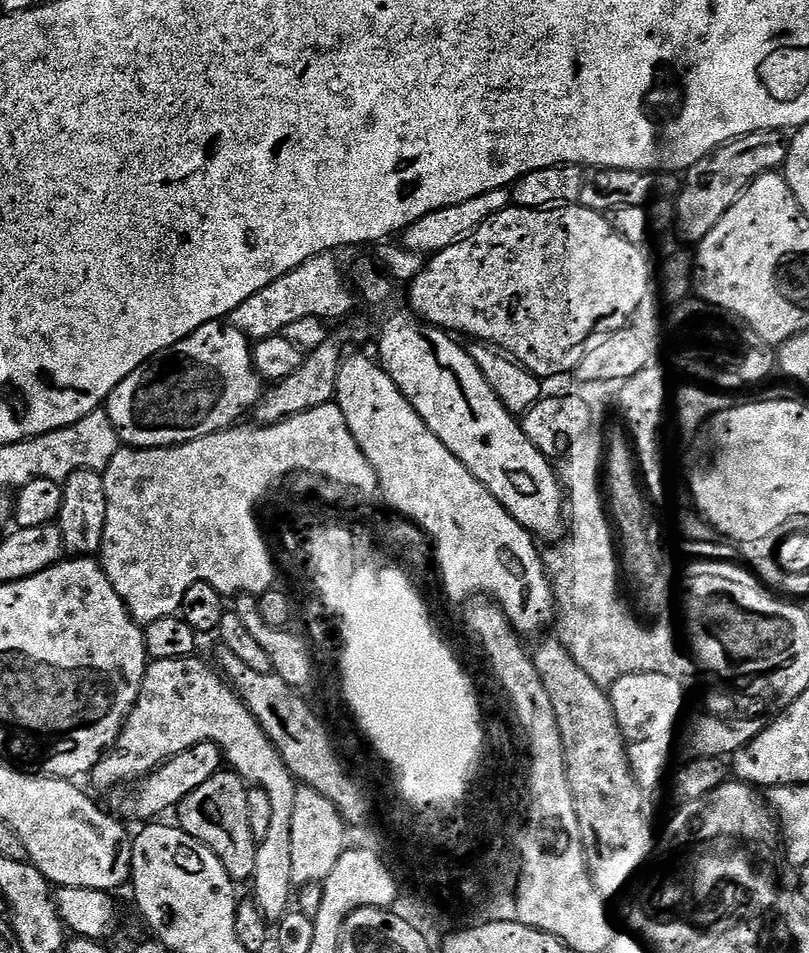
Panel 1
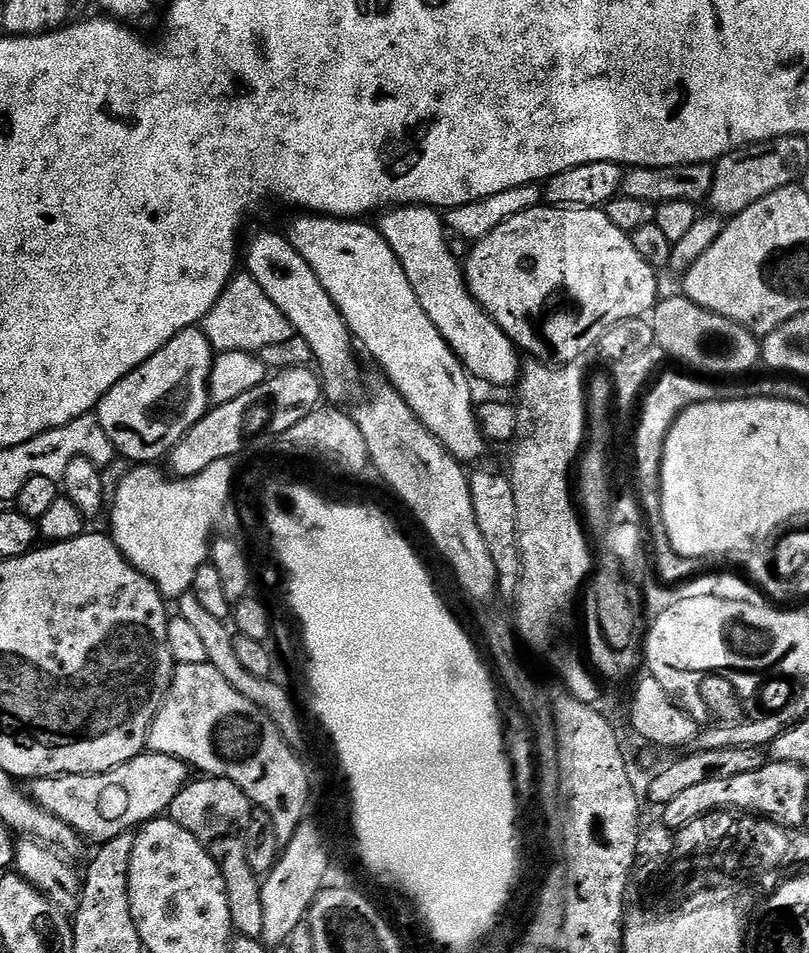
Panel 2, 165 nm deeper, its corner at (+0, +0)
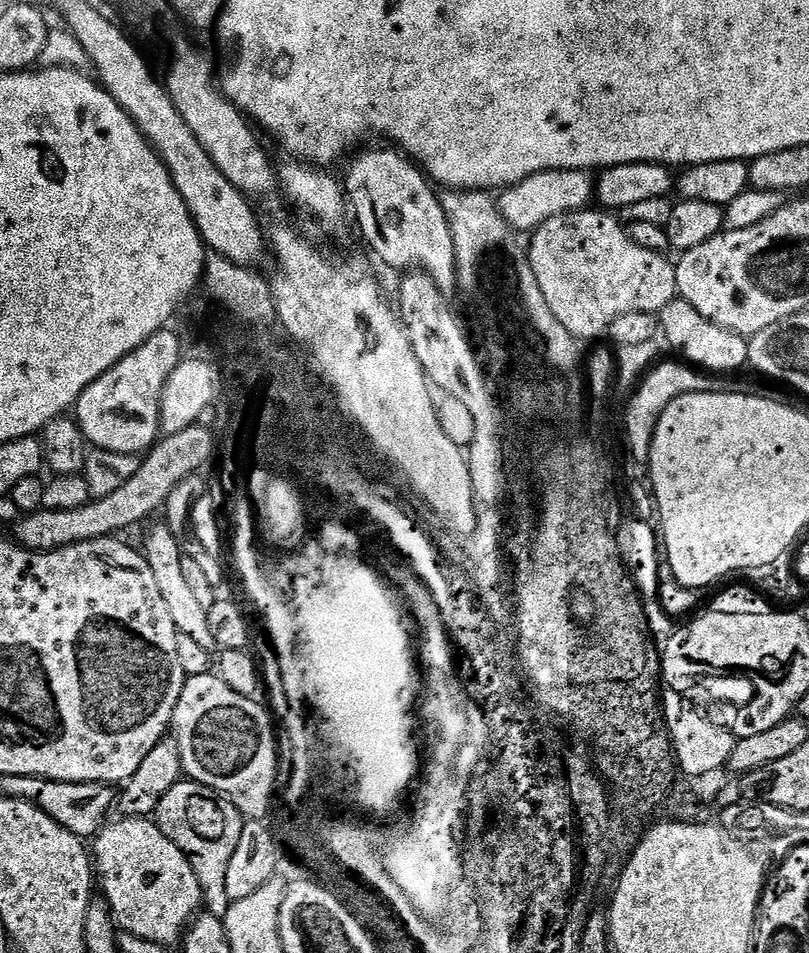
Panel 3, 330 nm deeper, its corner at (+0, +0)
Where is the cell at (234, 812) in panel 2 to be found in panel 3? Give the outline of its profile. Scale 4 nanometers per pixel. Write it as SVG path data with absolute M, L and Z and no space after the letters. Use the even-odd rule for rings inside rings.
M181 779L158 802L154 813L154 822L188 855L190 866L198 878L198 886L202 890L203 907L210 914L223 917L228 913L229 898L226 894L226 870L230 870L230 858L234 858L234 849L238 846L238 838L242 838L246 820L240 811L225 796L204 784L194 780Z

